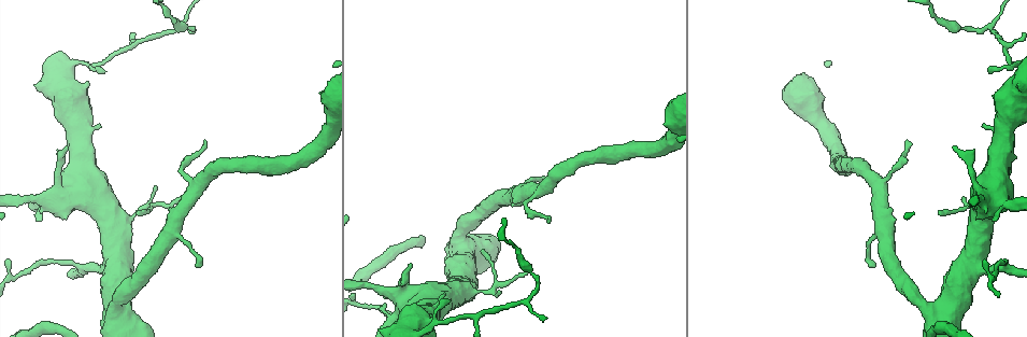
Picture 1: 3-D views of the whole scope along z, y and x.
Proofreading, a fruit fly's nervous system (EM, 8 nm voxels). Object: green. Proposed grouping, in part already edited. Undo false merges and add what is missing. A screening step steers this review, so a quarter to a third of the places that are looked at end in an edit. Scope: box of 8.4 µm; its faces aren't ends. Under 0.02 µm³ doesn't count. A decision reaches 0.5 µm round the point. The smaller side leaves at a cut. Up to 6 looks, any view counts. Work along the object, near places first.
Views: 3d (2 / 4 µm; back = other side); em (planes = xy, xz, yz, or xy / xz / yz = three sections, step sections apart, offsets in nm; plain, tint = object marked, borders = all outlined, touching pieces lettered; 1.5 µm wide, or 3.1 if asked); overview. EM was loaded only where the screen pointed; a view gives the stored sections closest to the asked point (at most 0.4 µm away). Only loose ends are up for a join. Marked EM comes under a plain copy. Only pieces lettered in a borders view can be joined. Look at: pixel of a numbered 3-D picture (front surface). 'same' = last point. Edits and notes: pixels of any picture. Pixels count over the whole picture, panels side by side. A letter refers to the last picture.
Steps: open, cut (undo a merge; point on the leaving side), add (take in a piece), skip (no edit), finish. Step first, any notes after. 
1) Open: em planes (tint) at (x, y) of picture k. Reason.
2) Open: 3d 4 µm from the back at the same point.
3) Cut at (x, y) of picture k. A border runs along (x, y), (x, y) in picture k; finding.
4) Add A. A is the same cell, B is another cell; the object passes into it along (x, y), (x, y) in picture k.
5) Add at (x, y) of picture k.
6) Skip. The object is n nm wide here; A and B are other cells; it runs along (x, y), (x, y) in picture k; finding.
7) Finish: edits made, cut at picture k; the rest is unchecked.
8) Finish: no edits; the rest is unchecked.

Open: em planes (borders) at (1005, 269) of picture 1. Thick turns thin.

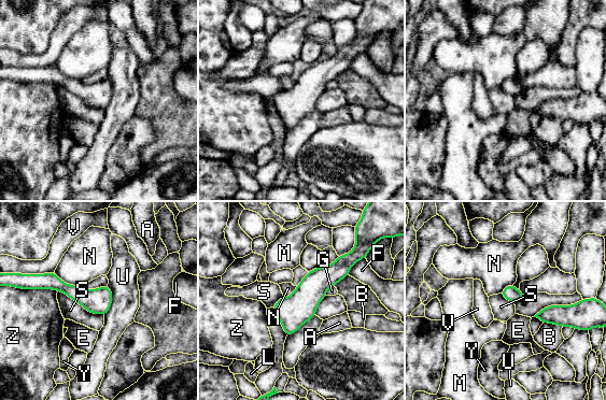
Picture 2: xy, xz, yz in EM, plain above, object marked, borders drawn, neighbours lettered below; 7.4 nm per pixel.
Skip. A, B, E, F, G, L, M, N, S, U, V, Y and Z are other cells; it runs along (344, 257), (292, 314), (287, 331) in picture 2; all the same cell.

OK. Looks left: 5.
Open: em xz step 8 (tint) at (35, 200) of picture 1. Sudden change in width.

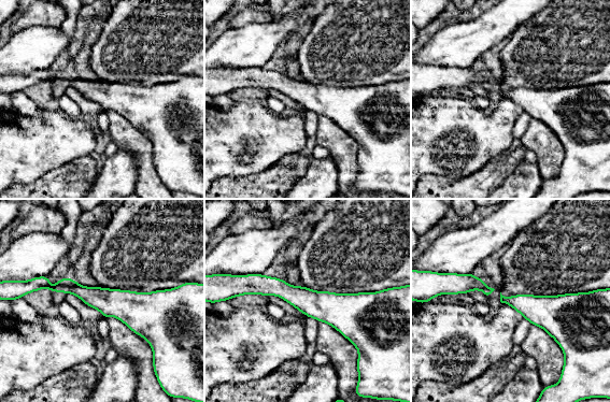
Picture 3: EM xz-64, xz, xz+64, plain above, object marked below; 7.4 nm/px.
Open: em planes (borders) at the same point.

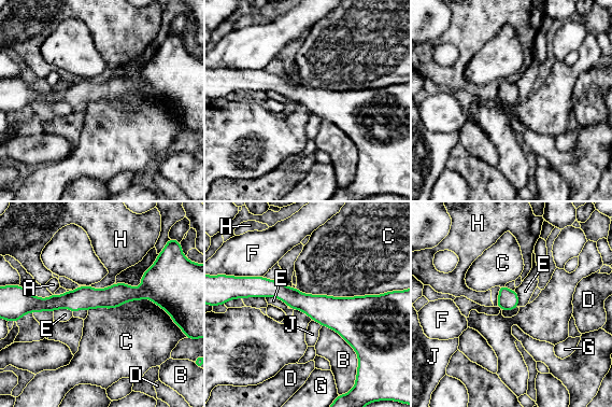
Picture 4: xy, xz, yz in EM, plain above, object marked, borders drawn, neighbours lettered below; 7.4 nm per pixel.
Skip. The object is 160 nm wide here; A, B, C, D, E, F, G, H and J are other cells; a border runs along (87, 310), (147, 297), (173, 323) in picture 4; all the same cell.

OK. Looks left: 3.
Open: em yz step 8 (borders) at (195, 266) of picture 1. An open end.

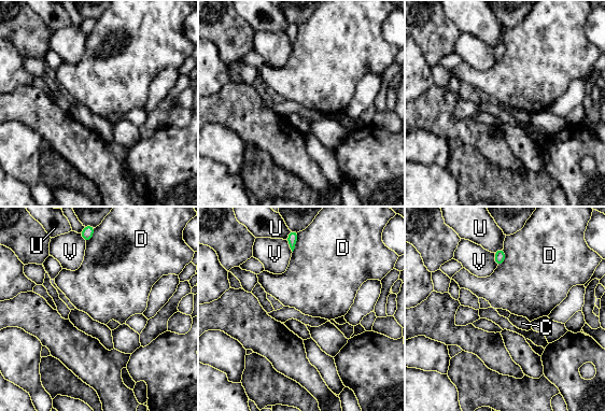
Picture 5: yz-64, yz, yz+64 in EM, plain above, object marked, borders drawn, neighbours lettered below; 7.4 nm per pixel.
Open: em planes (borders) at the same point. Cut it another way.

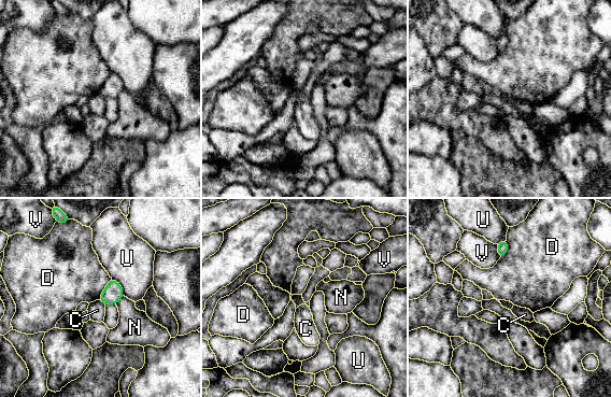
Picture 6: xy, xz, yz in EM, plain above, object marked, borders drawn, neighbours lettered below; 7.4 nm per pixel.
Skip. C, D, N, U and V are other cells; a border runs along (99, 299), (104, 306) in picture 6; no lettered piece goes on from it.

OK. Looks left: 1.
Finish: no edits; the rest is unchecked.

